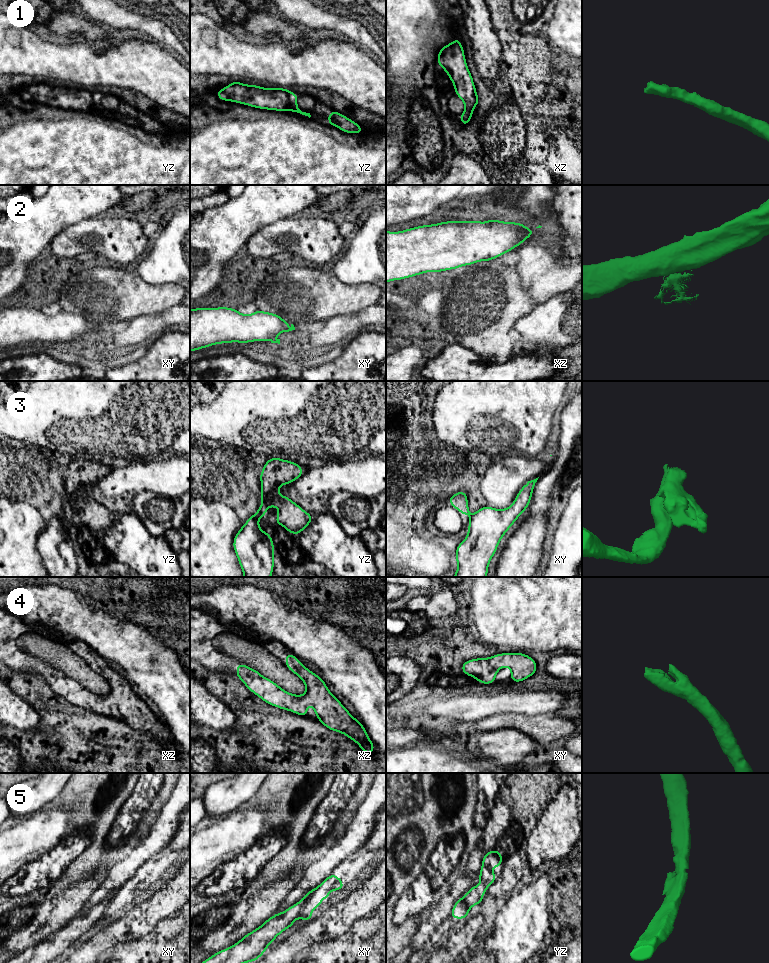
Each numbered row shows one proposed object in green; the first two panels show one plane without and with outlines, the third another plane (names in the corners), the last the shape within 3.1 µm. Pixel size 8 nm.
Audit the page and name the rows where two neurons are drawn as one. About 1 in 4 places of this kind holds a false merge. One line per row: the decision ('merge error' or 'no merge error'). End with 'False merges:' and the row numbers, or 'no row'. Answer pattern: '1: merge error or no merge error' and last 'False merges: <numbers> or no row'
1: no merge error
2: merge error
3: merge error
4: no merge error
5: merge error
False merges: 2, 3, 5

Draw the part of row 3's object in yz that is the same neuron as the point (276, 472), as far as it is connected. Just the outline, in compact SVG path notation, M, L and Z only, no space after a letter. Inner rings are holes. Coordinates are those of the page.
M269 458L259 476L262 503L254 515L258 518L266 517L266 510L275 506L279 509L275 524L283 526L290 534L299 535L312 522L314 516L288 496L280 496L279 487L293 483L302 475L303 468L299 464L281 458Z

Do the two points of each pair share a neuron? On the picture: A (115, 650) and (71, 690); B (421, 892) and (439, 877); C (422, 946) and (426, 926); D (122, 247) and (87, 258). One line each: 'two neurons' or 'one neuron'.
A: two neurons
B: two neurons
C: one neuron
D: two neurons

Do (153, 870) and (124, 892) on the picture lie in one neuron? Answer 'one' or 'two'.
one

